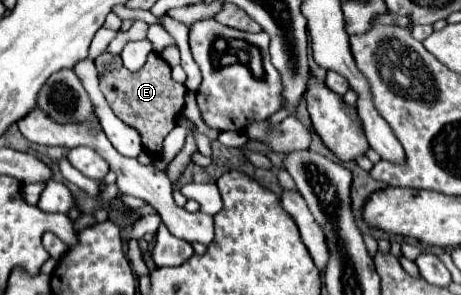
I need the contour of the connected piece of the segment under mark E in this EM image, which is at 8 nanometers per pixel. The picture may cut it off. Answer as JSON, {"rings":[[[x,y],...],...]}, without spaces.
{"rings":[[[109,52],[97,56],[95,64],[97,68],[105,68],[99,70],[99,86],[115,116],[125,124],[133,126],[135,130],[139,130],[143,146],[149,154],[161,154],[163,140],[175,128],[175,118],[183,110],[183,98],[187,92],[183,84],[177,84],[171,78],[171,66],[167,66],[167,62],[163,62],[163,58],[155,52],[147,56],[147,62],[139,72],[127,70],[123,62],[117,56],[111,56]]]}

